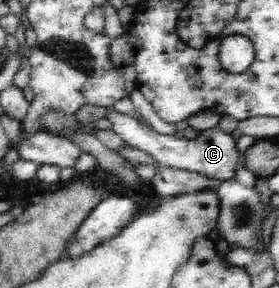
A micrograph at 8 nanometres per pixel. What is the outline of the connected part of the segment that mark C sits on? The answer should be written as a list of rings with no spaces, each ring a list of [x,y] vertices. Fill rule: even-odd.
[[[113,107],[105,115],[112,124],[112,131],[118,134],[130,147],[144,150],[150,154],[157,162],[158,167],[168,167],[178,170],[186,170],[202,174],[206,178],[216,180],[226,180],[235,178],[238,160],[242,152],[238,149],[236,141],[232,136],[224,134],[219,127],[210,128],[199,133],[195,140],[176,138],[176,136],[166,136],[158,134],[149,125],[143,124],[132,116],[118,113]]]

